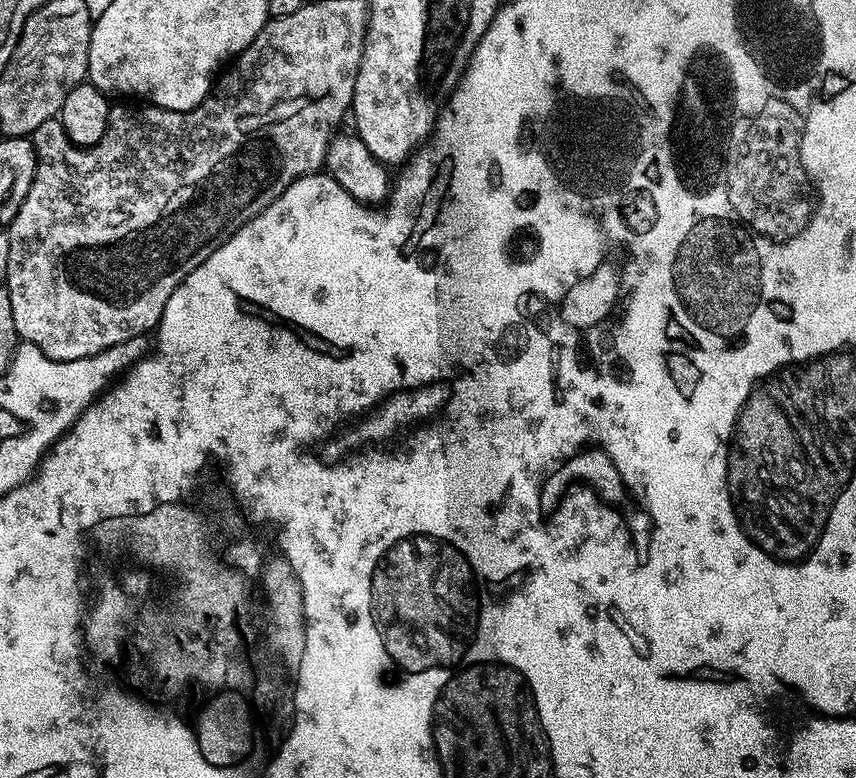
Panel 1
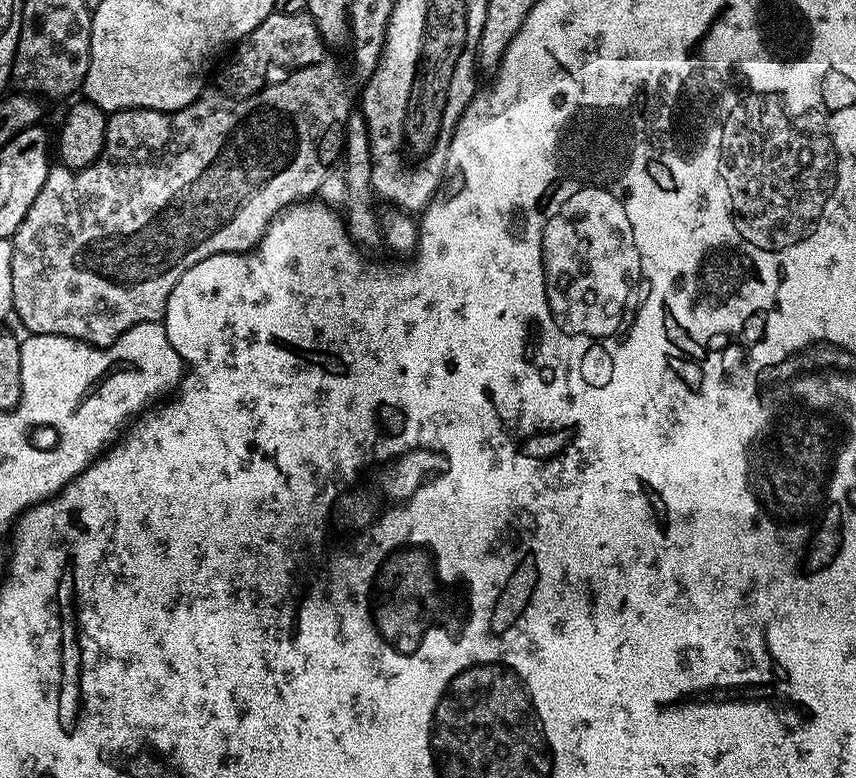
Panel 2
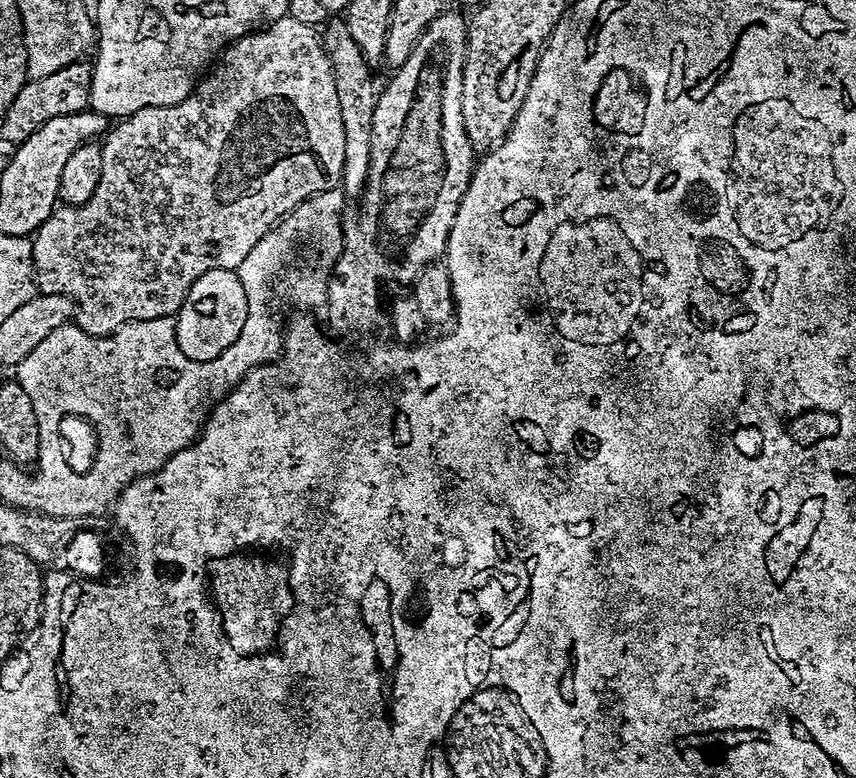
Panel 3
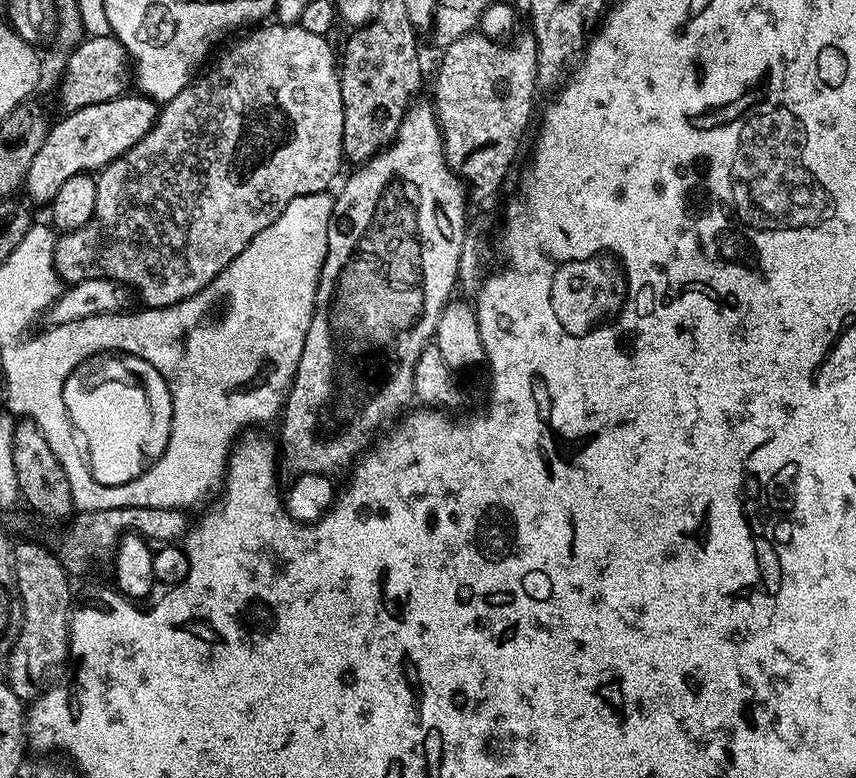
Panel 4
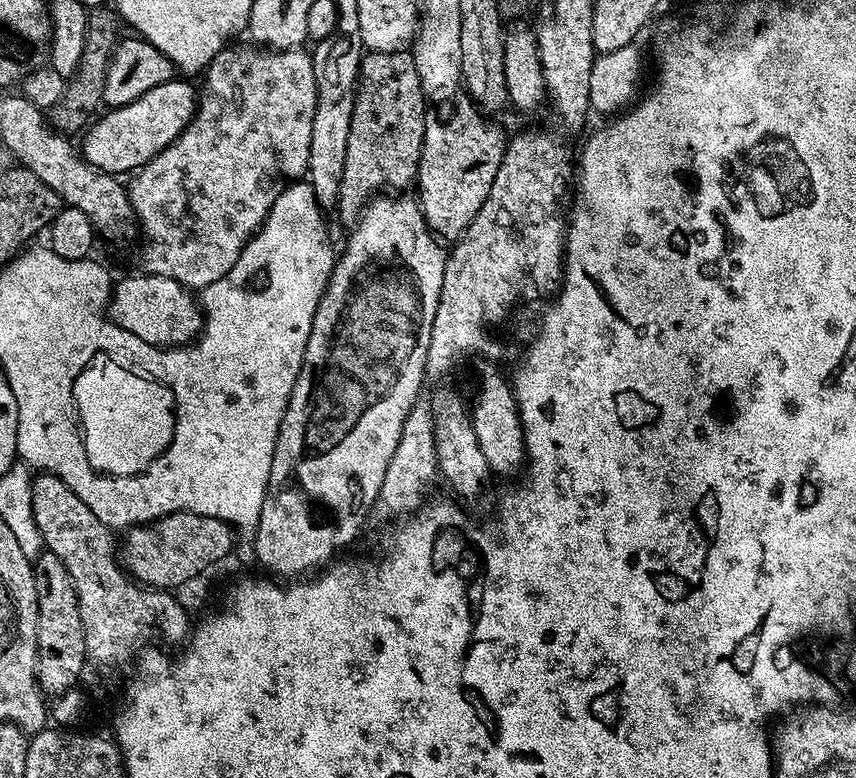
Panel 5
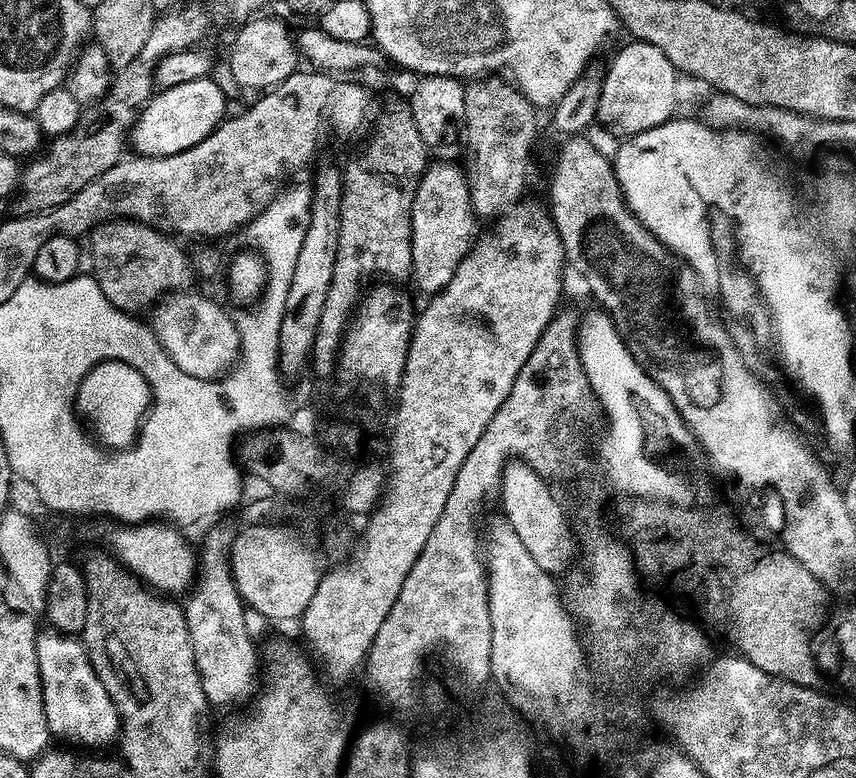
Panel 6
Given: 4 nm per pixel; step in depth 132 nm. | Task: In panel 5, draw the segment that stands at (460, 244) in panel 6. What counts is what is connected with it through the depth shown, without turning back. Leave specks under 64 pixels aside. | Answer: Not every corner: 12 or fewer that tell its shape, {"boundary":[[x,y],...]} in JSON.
{"boundary":[[464,98],[424,125],[418,199],[463,236],[502,166],[506,135]]}

